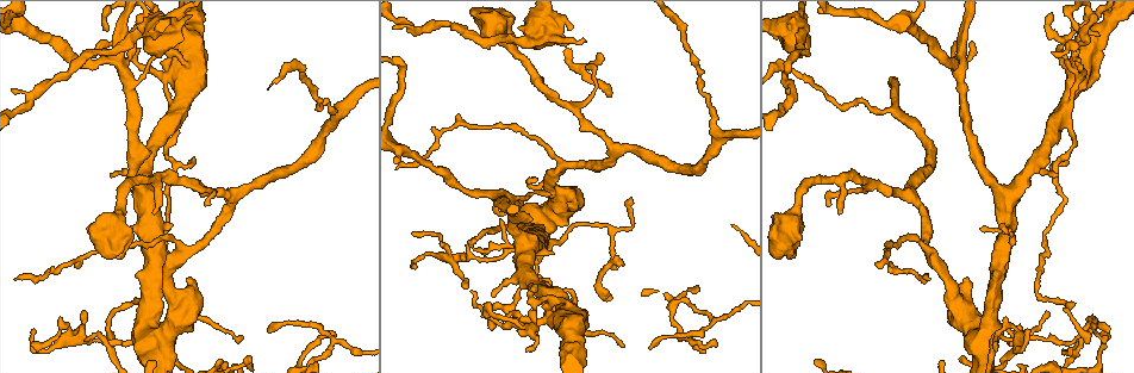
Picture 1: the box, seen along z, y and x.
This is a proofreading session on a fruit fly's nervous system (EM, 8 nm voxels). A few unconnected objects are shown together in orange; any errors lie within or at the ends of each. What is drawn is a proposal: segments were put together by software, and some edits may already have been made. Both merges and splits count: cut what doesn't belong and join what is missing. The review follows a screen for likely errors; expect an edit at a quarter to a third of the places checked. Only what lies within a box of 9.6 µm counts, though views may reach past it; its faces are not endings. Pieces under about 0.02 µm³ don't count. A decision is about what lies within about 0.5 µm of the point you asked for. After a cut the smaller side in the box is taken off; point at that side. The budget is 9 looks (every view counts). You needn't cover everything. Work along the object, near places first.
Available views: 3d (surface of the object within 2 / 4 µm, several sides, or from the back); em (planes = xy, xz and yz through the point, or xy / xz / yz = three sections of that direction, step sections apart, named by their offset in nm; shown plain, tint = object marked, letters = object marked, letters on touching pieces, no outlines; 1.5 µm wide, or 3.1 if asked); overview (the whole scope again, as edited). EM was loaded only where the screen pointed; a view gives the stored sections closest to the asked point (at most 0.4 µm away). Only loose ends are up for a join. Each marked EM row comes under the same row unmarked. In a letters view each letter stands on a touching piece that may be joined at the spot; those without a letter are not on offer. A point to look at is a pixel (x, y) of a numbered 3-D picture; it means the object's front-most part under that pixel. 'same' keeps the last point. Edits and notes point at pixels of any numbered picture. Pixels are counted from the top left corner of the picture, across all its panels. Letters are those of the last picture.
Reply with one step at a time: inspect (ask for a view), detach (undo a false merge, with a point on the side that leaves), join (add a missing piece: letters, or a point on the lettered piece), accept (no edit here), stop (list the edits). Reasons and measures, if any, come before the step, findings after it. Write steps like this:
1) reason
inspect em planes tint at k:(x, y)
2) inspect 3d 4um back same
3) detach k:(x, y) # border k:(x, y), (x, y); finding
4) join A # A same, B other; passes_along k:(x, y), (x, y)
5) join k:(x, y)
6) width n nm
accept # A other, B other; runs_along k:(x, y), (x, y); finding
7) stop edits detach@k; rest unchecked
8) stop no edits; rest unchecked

sharp bend
inspect 3d 2um at 1:(712, 319)

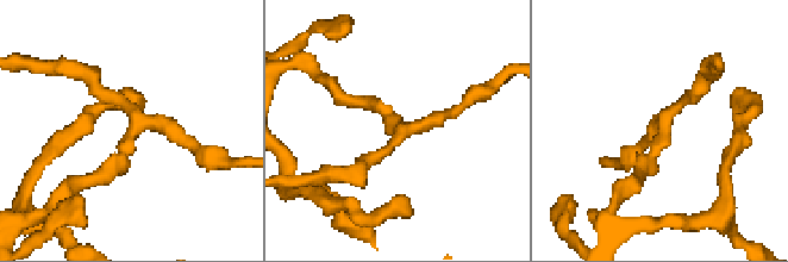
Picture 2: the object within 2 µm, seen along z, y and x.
now the EM
inspect em planes tint at 2:(128, 132)

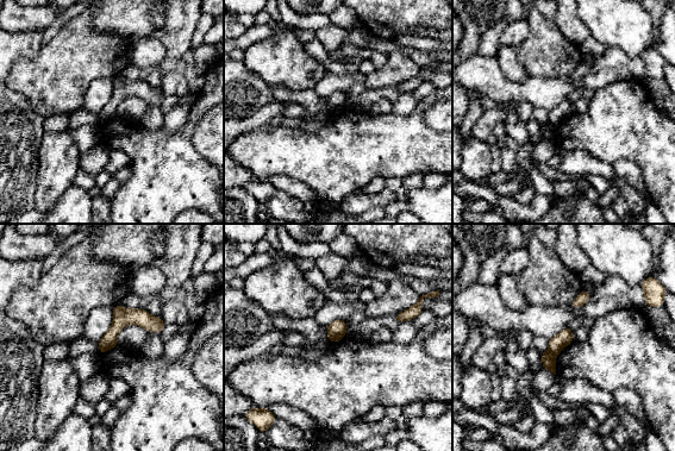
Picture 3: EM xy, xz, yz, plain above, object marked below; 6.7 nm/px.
inspect em planes letters same

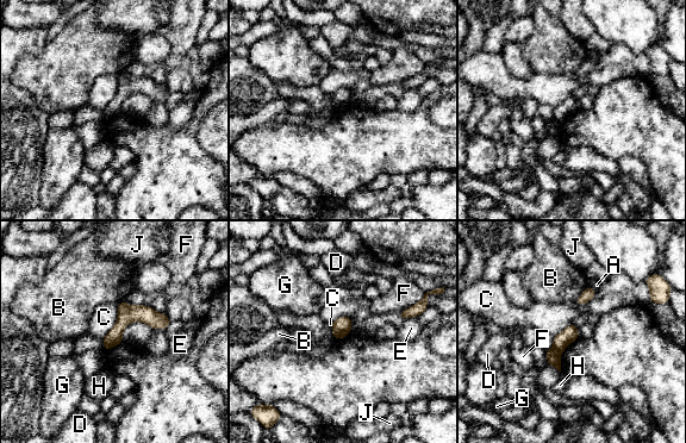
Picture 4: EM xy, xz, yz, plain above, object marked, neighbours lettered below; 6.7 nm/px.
longest_contact C 260 nm
detach 4:(553, 356) # A other, B other, C other, D other, E other, F other, G other, H other, J other; border 4:(553, 347), (560, 354); two neurons meet here

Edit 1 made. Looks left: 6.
see it whole again
inspect overview

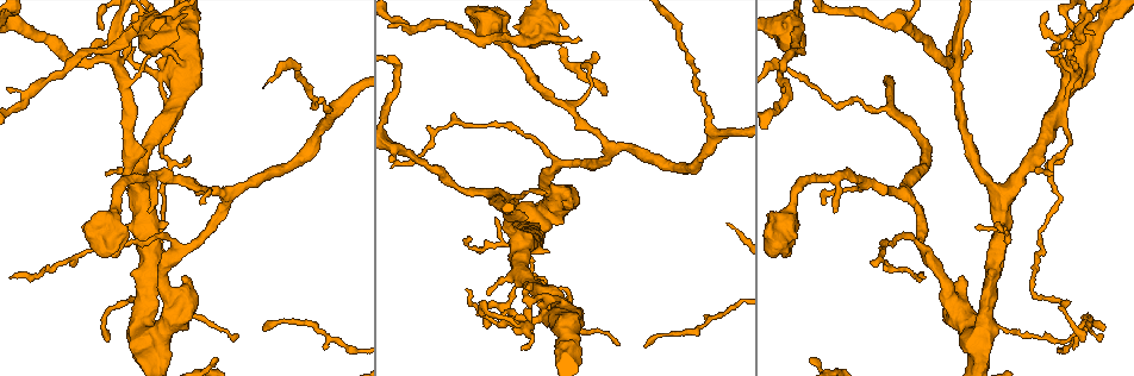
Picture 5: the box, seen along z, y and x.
inspect 3d 4um at 5:(1057, 120)

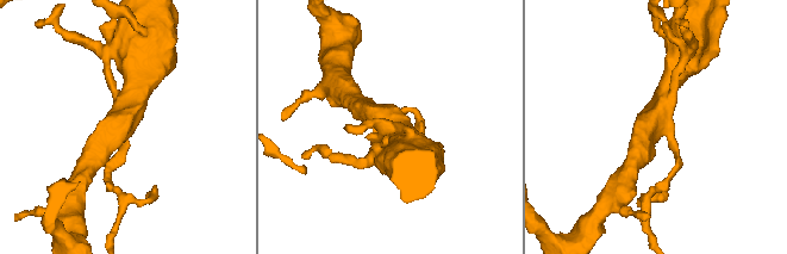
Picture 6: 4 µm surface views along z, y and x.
arms 3
inspect em xz step 4 tint at 6:(651, 127)

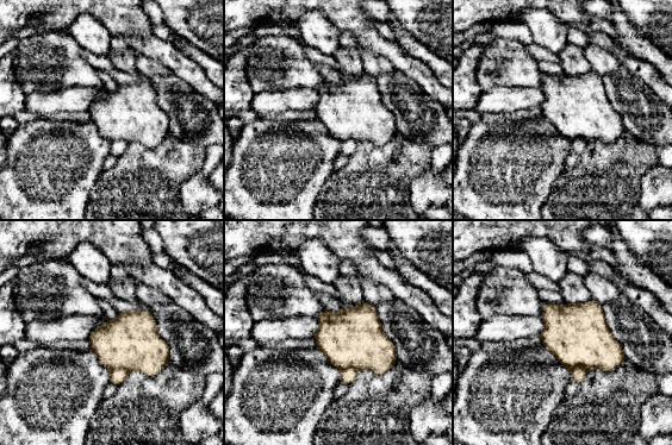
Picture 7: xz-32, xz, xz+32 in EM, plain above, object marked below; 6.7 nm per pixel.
inspect em xz step 4 letters same

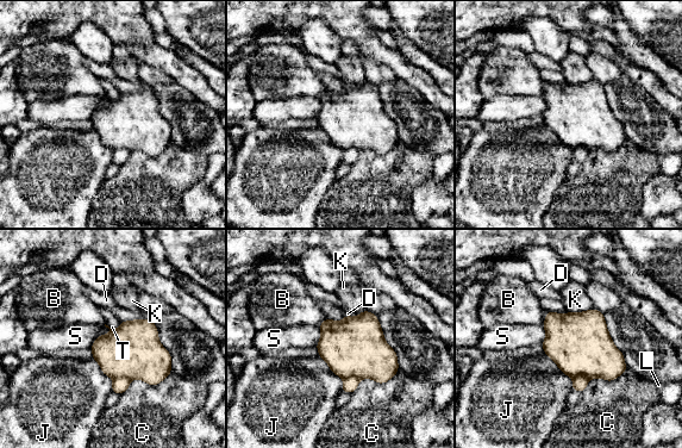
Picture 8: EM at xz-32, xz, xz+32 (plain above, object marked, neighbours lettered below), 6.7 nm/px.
longest_contact C 380 nm
accept # B other, C other, D other, J other, K other, L other, S other, T other; border 8:(319, 355), (343, 379), (342, 390); continuous, no second neuron

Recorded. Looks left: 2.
thin end
inspect em xz step 8 letters at 5:(136, 47)

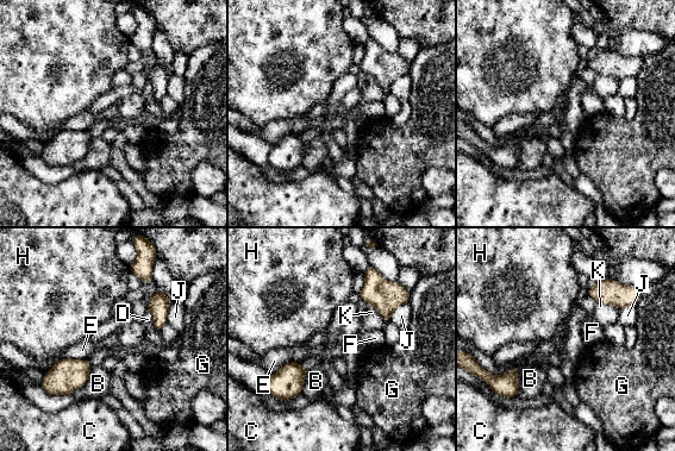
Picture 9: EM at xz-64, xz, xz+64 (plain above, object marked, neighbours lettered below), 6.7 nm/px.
another direction
inspect em planes letters same

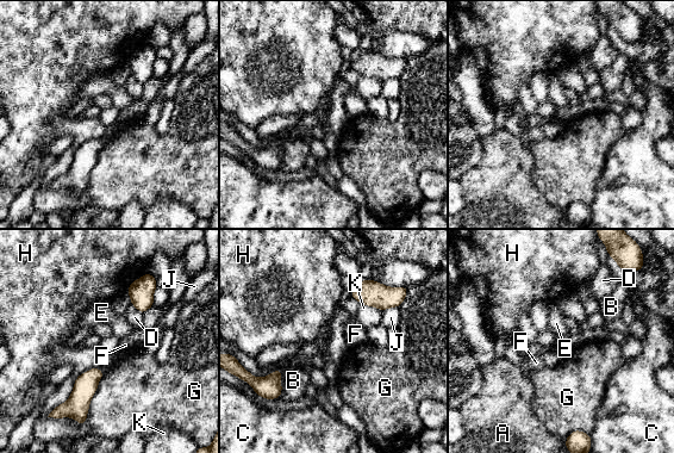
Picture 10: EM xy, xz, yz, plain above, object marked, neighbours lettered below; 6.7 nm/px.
accept # A other, B other, C other, D other, E other, F other, G other, H other, J other, K other; border 10:(104, 374), (86, 421), (77, 423); none of them fits

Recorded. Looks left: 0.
stop edits detach@4; rest unchecked

